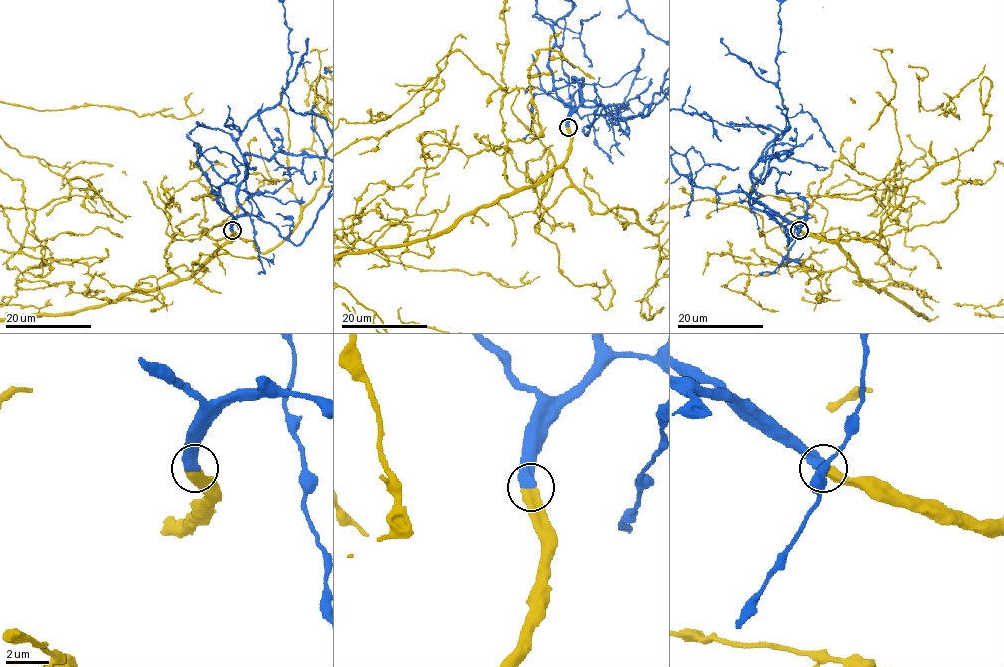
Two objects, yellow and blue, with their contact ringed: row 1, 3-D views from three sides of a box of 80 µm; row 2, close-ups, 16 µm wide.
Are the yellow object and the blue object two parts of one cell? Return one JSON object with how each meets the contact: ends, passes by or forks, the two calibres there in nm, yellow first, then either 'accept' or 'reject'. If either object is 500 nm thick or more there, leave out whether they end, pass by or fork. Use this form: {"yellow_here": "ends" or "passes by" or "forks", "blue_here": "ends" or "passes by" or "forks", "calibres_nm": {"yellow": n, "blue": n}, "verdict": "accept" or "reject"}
{"calibres_nm": {"yellow": 550, "blue": 550}, "verdict": "accept"}

